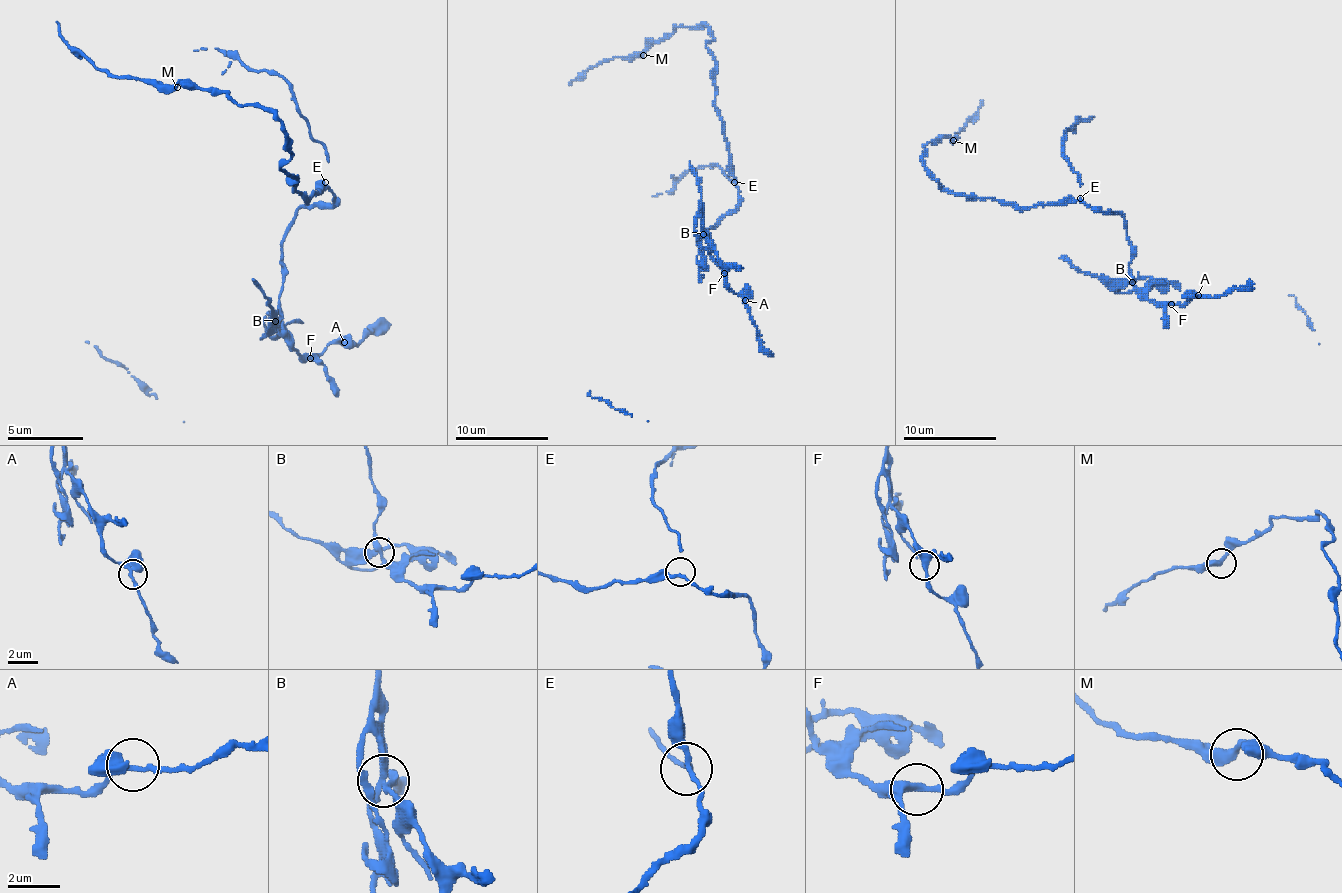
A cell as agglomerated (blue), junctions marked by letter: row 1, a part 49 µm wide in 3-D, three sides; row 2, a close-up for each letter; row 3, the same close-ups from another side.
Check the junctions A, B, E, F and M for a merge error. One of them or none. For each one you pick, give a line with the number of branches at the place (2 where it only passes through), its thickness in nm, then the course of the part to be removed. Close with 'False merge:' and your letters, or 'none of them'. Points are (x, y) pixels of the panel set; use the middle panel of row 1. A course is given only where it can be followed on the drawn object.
B: Branches: 4. Thickness 300 nm. Course of the part to remove: (703, 233), (699, 180), (689, 161)
False merge: B

